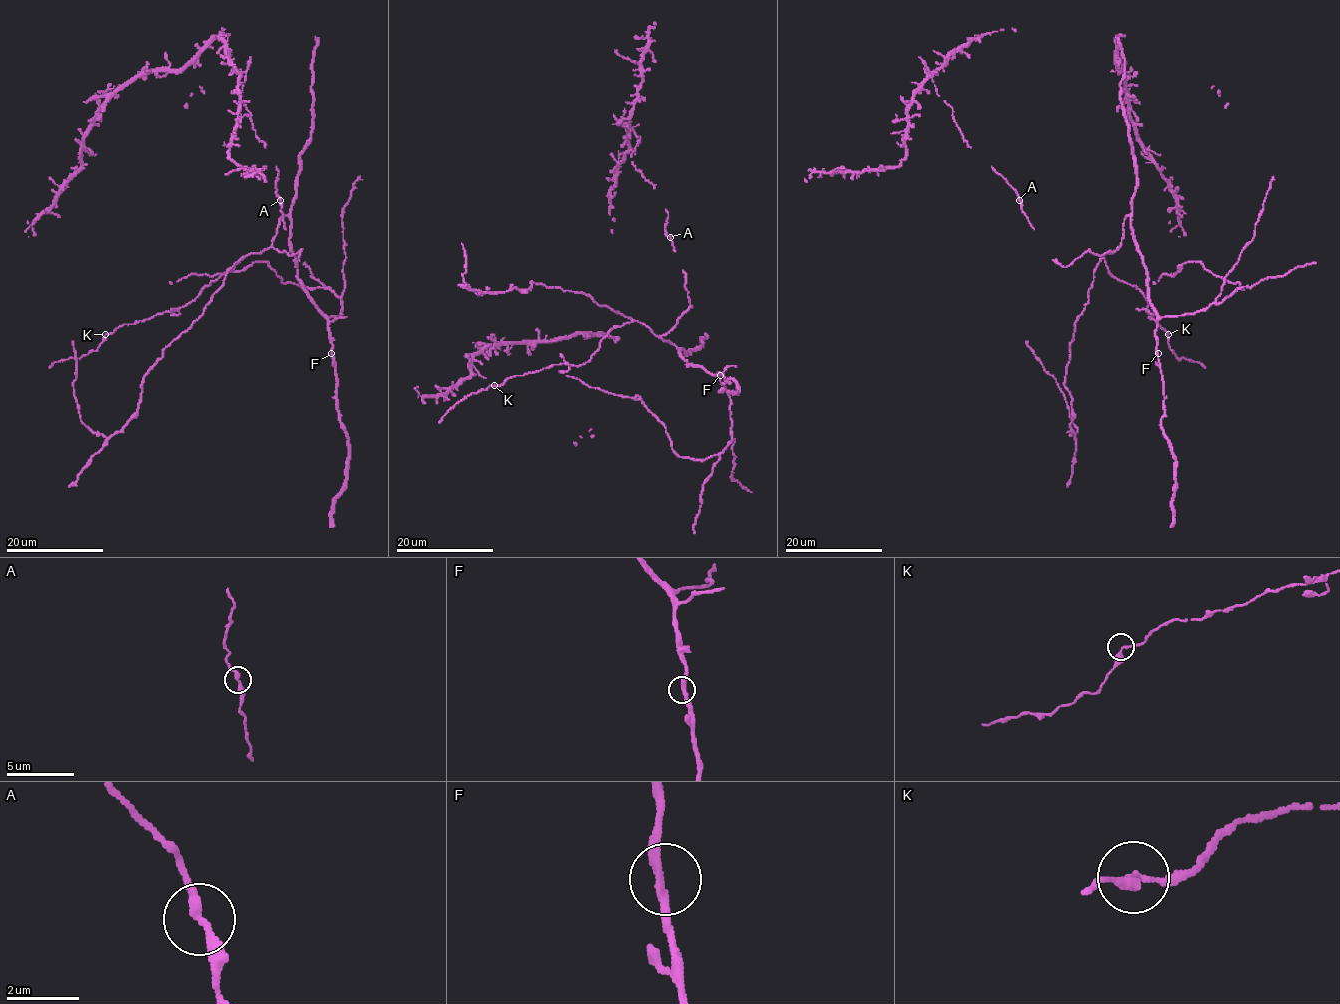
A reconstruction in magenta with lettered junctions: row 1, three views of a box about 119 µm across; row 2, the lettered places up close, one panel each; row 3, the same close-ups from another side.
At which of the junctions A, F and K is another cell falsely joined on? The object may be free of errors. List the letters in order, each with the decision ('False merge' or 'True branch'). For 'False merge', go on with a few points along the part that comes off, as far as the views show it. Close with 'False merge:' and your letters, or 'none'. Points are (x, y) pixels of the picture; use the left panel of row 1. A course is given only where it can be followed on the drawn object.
A: True branch
F: True branch
K: True branch
False merge: none

